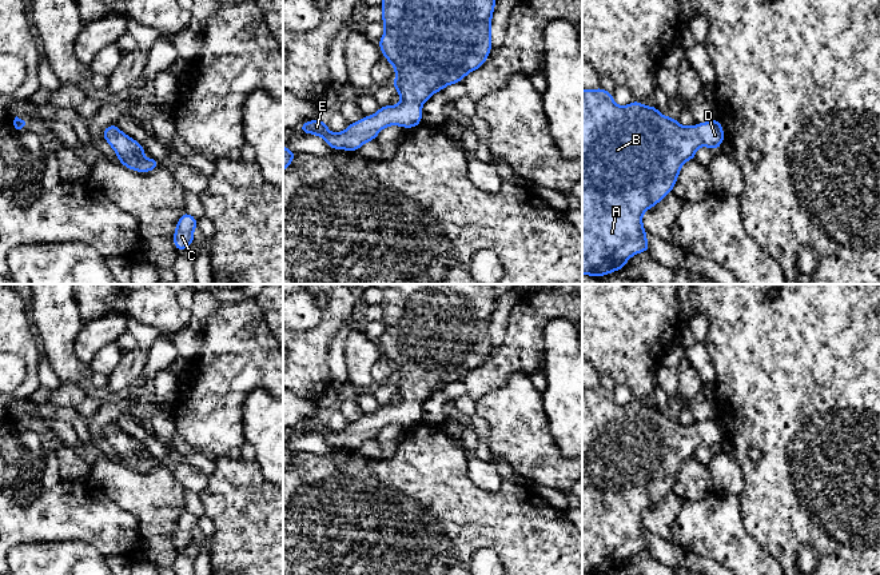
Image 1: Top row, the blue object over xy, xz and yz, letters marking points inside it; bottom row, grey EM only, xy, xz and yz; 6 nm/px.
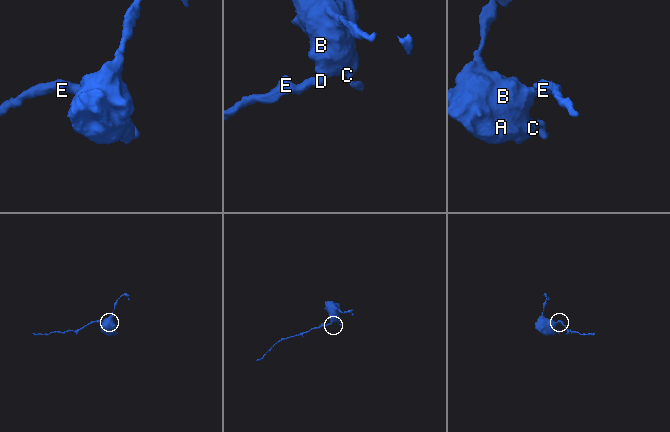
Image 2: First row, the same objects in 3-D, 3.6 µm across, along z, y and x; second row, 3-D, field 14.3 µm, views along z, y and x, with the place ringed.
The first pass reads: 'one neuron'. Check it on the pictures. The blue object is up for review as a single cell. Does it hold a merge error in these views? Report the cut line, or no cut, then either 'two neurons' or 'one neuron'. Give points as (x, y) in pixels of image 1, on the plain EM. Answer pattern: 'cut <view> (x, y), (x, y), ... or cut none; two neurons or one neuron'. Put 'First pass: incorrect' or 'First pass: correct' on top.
First pass: correct
cut none; one neuron

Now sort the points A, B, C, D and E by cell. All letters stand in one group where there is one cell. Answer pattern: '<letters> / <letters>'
A B C D E

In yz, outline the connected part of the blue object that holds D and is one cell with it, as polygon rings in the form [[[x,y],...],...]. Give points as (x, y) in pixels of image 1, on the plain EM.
[[[602,386],[582,387],[582,574],[605,575],[622,570],[632,555],[650,551],[642,524],[644,511],[673,491],[682,463],[696,458],[696,450],[701,444],[718,450],[724,439],[718,418],[684,426],[674,416],[661,414],[656,404],[642,404],[633,399],[618,406],[613,392]]]

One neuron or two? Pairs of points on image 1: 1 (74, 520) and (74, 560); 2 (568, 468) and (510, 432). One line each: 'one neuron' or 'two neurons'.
1: two neurons
2: one neuron

